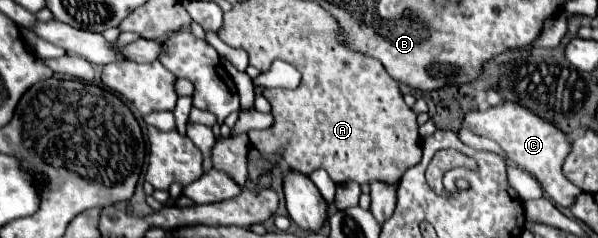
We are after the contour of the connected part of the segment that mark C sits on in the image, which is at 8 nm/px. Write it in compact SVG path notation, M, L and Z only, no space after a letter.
M503 102L497 106L491 106L487 110L471 110L465 114L463 124L477 136L495 140L505 152L509 162L513 162L517 168L529 172L537 178L543 192L559 206L573 206L575 198L581 194L577 186L573 186L563 176L563 162L571 150L571 140L563 134L563 130L557 130L557 126L545 122L537 112L525 110L519 102Z

